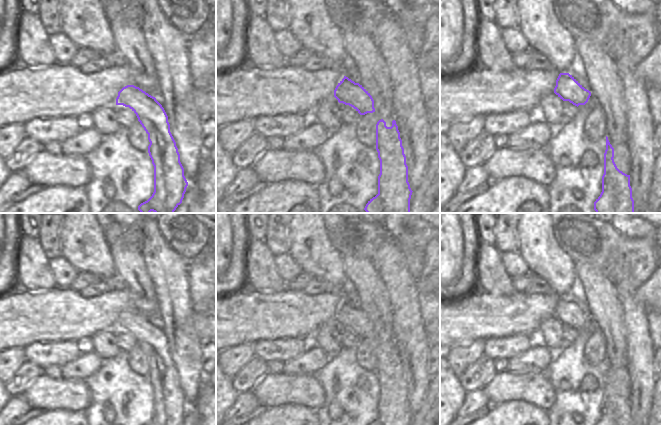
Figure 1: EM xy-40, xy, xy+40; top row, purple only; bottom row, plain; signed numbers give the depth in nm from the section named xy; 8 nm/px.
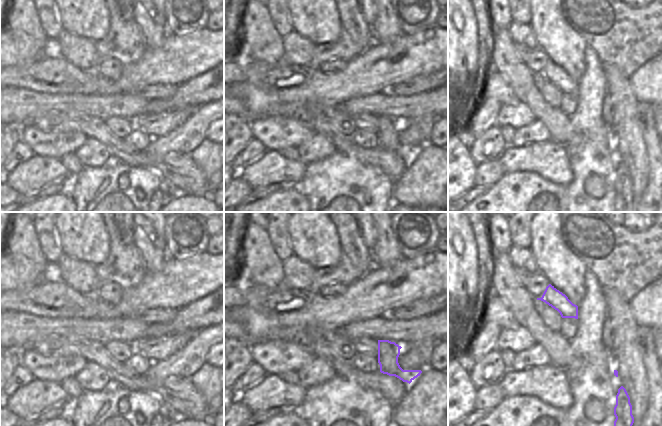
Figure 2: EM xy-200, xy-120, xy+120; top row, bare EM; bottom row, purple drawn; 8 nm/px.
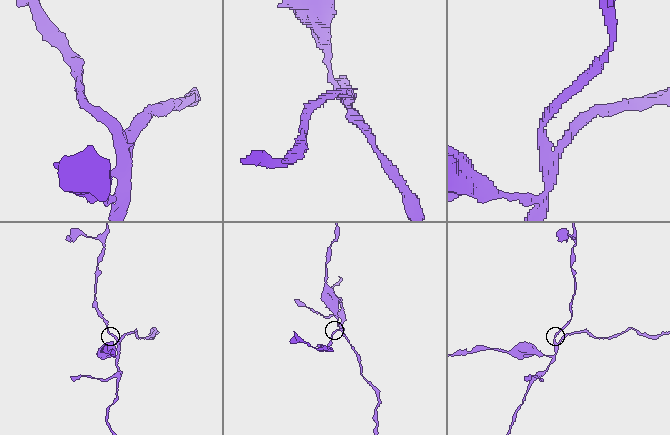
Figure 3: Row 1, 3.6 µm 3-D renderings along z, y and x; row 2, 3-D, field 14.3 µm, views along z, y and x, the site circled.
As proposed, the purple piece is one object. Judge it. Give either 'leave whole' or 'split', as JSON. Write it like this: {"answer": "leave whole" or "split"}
{"answer": "split"}

